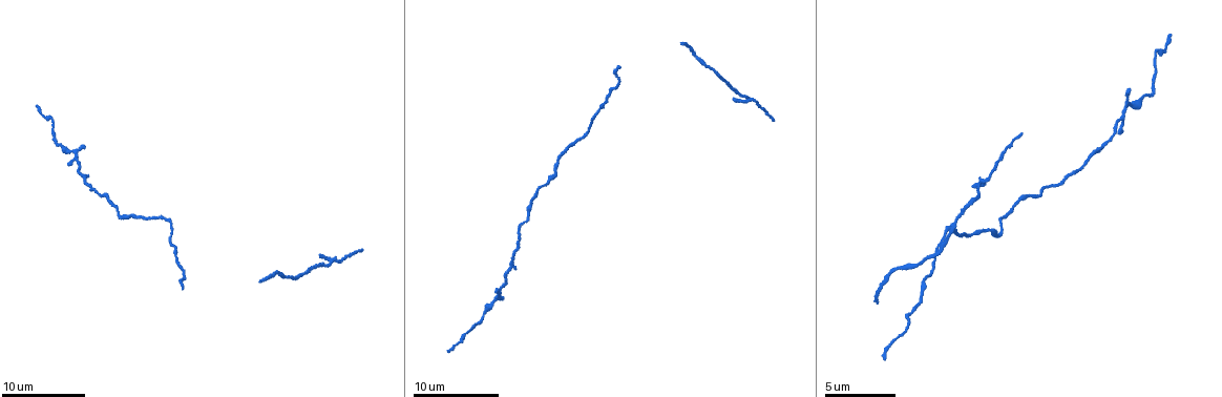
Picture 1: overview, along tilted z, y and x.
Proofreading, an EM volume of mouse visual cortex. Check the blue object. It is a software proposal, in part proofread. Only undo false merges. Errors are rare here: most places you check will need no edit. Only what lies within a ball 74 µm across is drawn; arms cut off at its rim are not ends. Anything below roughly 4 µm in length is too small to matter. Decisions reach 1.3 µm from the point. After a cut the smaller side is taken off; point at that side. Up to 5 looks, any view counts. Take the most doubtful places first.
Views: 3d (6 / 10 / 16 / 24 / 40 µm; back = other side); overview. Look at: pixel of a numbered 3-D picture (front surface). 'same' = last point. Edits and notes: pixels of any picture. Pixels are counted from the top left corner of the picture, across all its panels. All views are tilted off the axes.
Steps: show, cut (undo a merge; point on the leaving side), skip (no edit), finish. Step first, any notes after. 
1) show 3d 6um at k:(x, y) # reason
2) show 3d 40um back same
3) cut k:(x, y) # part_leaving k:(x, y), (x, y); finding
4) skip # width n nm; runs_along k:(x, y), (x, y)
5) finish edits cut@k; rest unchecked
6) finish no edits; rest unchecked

show 3d 10um at 1:(73, 151) # sudden change in width

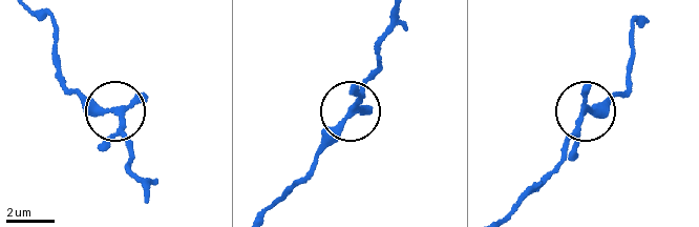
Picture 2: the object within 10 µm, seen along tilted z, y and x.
skip # arms 3; runs_along 2:(145, 191), (130, 168), (121, 114), (73, 89); continuous, no second neuron

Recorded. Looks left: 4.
show 3d 6um at 1:(132, 216) # thick turns thin

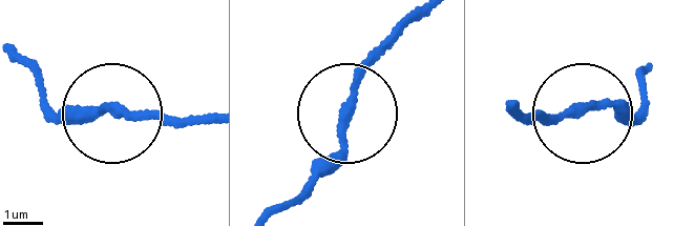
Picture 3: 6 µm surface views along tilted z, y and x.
show 3d 6um back at 3:(114, 108)

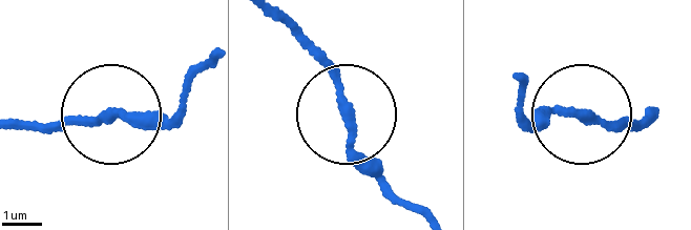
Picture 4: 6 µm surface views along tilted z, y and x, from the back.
skip # runs_along 4:(645, 116), (628, 123), (543, 111), (524, 128); continuous, no second neuron

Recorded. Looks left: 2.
show 3d 6um at 1:(1034, 195) # calibre changes

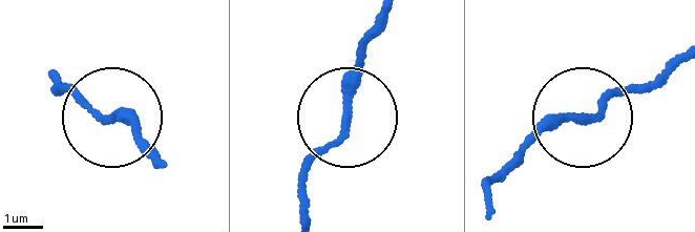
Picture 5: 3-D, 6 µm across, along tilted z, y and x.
skip # width 240 nm; one neuron here

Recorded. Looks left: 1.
finish no edits; rest unchecked

